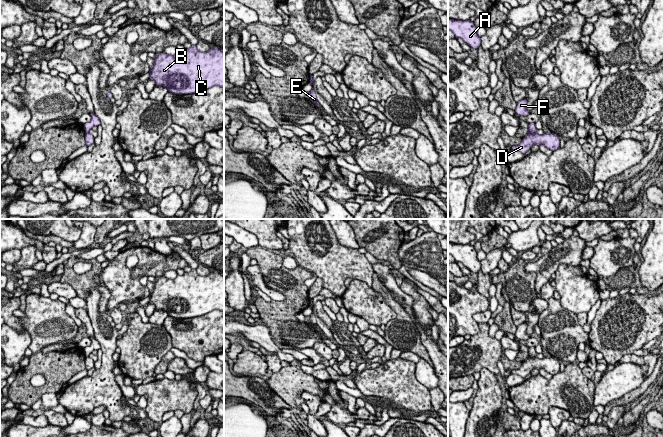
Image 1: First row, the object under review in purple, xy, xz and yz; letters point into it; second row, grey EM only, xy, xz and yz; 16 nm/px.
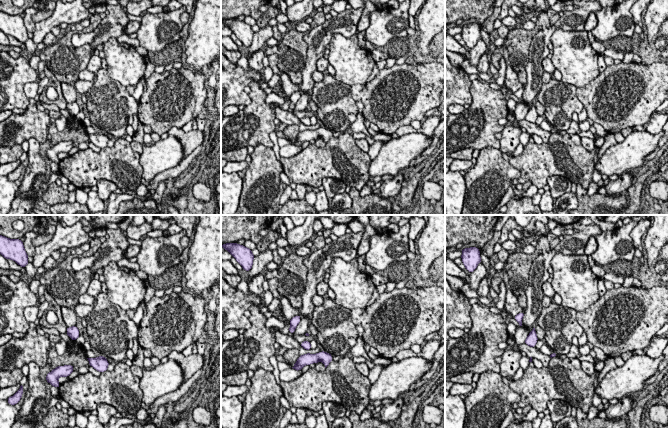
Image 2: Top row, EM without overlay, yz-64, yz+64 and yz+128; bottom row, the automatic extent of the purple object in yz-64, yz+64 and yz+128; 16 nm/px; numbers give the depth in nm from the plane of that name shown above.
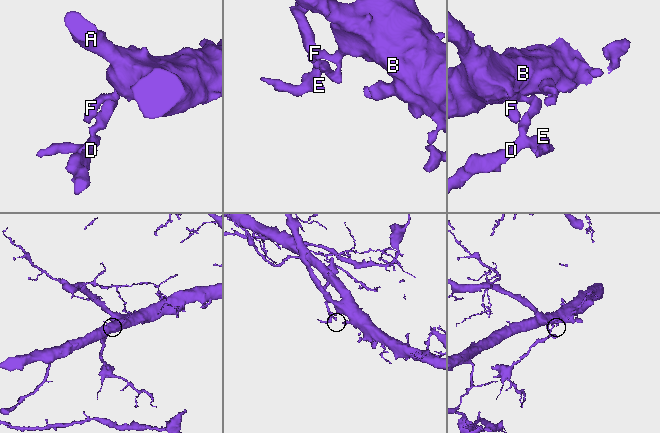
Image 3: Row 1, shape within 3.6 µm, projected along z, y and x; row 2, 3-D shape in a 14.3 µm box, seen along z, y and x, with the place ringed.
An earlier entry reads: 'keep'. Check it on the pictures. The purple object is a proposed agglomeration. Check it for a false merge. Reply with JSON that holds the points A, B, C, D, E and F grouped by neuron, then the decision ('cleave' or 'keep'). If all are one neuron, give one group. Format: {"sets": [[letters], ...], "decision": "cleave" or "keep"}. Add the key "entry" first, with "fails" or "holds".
{"entry": "fails", "sets": [["A", "B", "C", "F"], ["D", "E"]], "decision": "cleave"}

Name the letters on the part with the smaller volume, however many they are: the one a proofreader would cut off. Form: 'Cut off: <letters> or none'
Cut off: D, E

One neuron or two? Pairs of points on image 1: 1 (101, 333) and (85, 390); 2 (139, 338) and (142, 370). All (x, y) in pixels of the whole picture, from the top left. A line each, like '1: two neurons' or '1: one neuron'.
1: one neuron
2: one neuron

